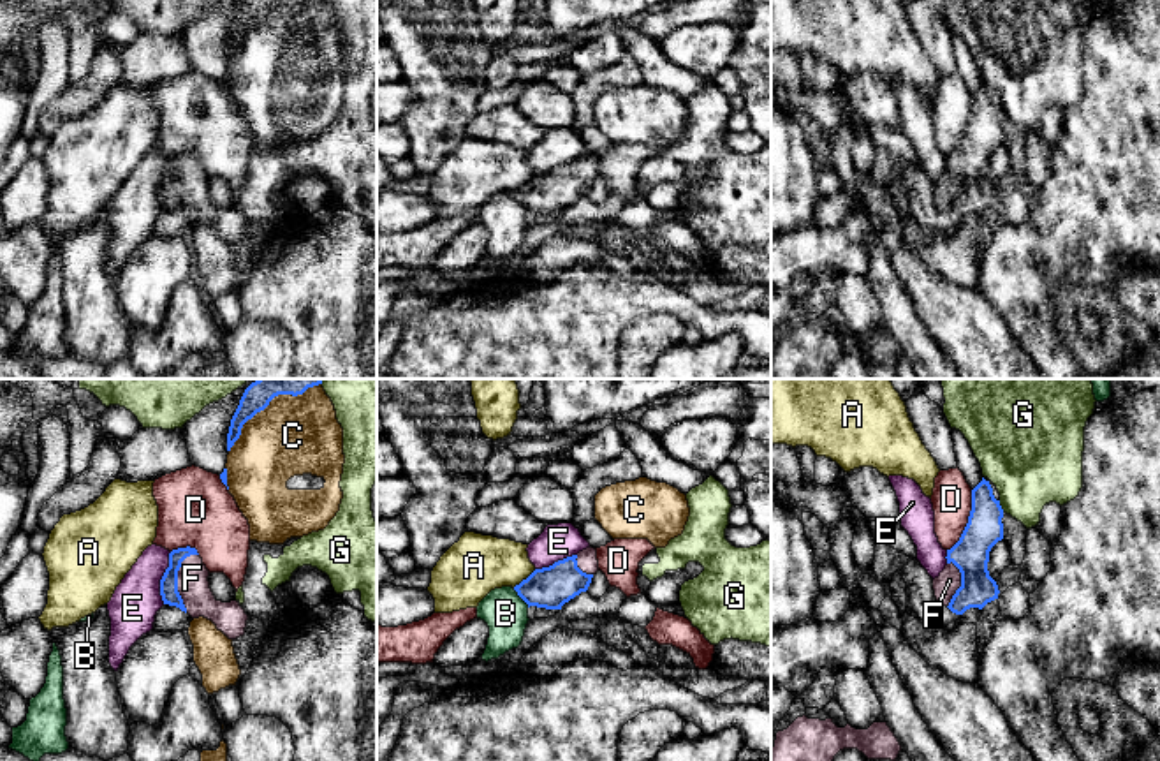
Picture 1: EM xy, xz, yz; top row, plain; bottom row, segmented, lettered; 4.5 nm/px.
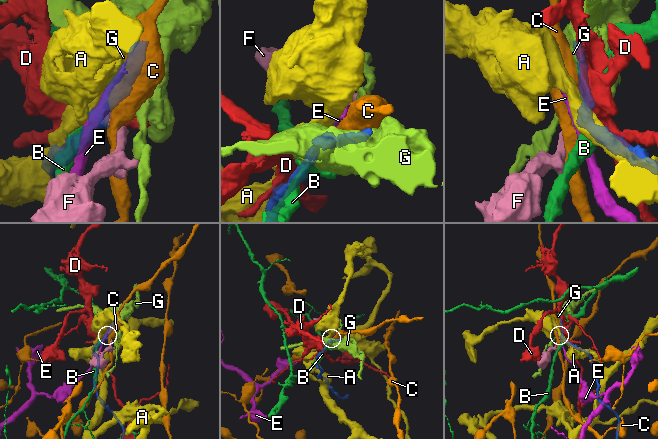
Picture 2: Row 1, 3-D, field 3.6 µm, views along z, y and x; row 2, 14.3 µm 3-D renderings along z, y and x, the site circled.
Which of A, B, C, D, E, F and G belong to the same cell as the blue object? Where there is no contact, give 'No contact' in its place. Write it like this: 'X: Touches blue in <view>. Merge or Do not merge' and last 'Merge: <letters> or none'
A: Touches blue in xz. Do not merge
B: Touches blue in xz. Do not merge
C: Touches blue in xy. Do not merge
D: Touches blue in yz. Do not merge
E: Touches blue in xy. Do not merge
F: Touches blue in xy. Merge
G: Touches blue in yz. Do not merge
Merge: F

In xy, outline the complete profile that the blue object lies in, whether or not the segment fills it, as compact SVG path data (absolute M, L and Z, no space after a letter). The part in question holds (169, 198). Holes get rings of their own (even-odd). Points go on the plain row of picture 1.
M178 153L169 159L169 173L160 185L164 210L176 211L192 224L204 222L229 245L245 240L248 220L238 206L217 206L208 187L209 176L195 153Z

